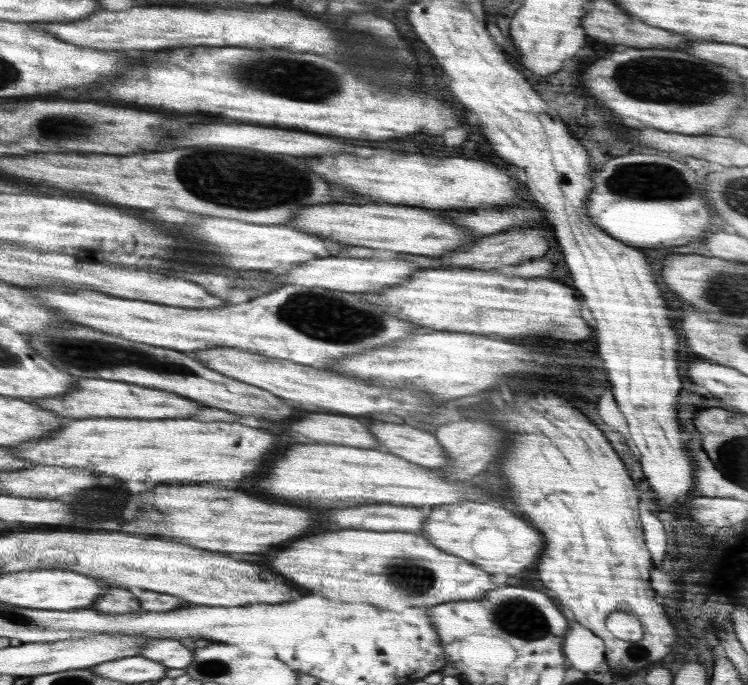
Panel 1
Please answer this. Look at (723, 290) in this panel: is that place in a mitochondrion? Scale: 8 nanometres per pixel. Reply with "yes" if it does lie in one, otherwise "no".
yes

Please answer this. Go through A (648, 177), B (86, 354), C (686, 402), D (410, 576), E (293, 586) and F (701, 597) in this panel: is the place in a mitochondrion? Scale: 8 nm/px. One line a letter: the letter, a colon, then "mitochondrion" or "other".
A: mitochondrion
B: mitochondrion
C: other
D: mitochondrion
E: other
F: other

